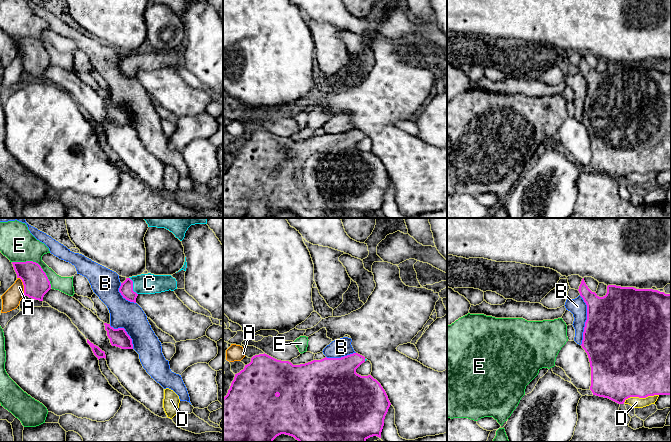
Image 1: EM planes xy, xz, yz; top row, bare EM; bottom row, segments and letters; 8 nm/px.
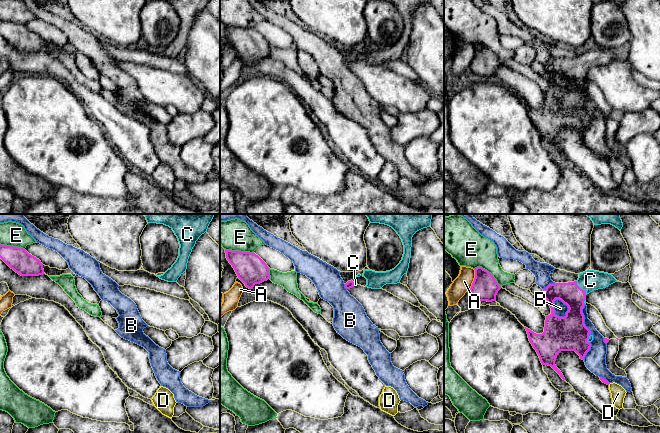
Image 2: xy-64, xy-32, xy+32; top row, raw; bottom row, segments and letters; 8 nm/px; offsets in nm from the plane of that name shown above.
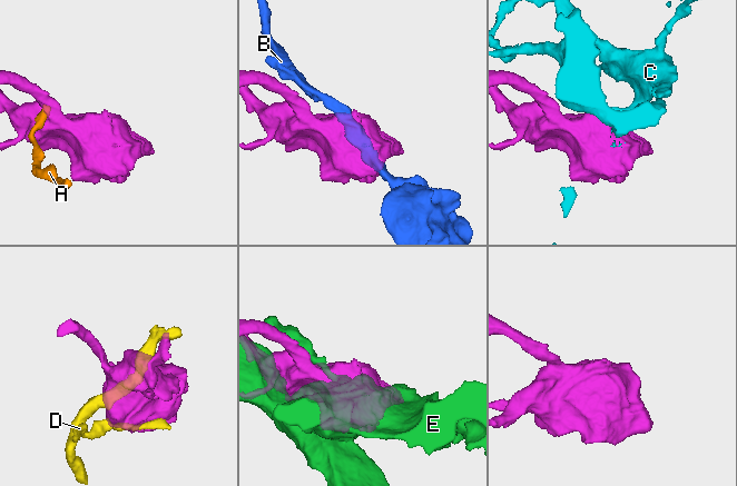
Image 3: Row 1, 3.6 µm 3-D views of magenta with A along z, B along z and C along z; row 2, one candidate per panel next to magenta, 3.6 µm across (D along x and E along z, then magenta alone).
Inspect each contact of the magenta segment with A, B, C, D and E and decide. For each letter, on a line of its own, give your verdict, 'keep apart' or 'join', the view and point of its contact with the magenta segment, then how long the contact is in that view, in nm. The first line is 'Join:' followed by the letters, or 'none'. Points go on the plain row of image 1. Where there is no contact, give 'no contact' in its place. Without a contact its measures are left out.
Join: C
A: keep apart; meets magenta in xy at (23, 60); contact 160 nm long
B: keep apart; meets magenta in yz at (586, 96); contact 400 nm long
C: join; meets magenta in xy at (132, 62); contact 160 nm long
D: keep apart; meets magenta in yz at (640, 173); contact 300 nm long
E: keep apart; meets magenta in xy at (37, 39); contact 380 nm long

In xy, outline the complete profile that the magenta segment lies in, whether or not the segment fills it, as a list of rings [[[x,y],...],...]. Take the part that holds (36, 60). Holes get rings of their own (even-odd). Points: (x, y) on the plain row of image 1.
[[[33,37],[12,38],[17,54],[20,54],[24,61],[24,71],[29,74],[43,77],[44,71],[51,65],[50,57],[41,42]]]

